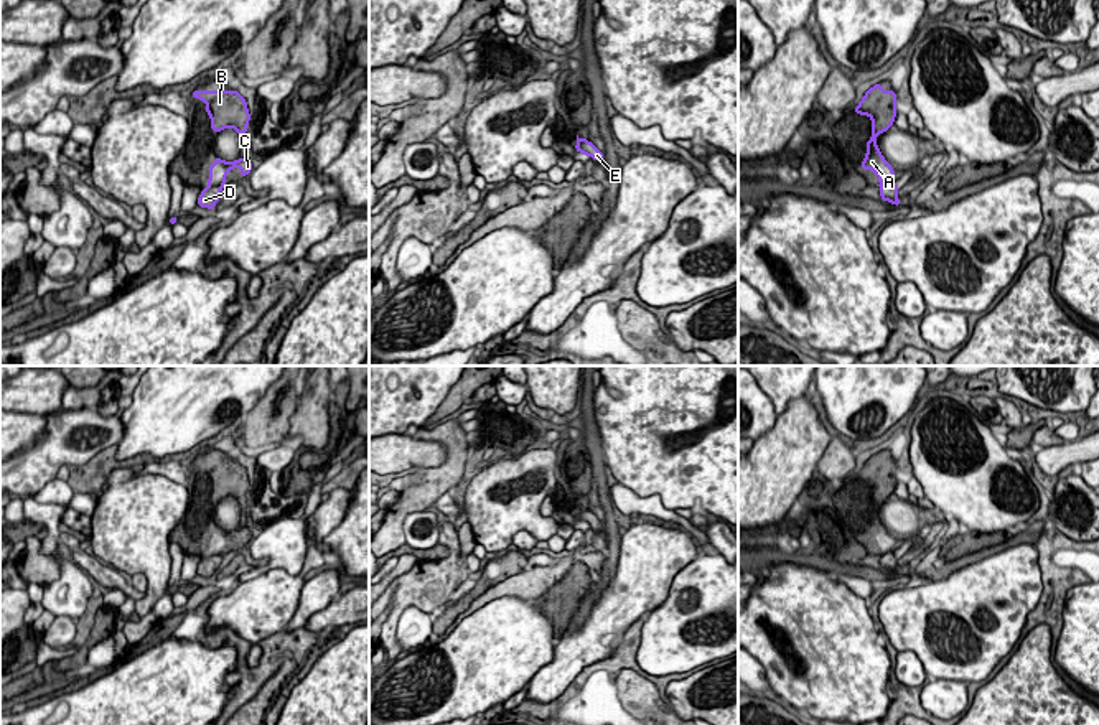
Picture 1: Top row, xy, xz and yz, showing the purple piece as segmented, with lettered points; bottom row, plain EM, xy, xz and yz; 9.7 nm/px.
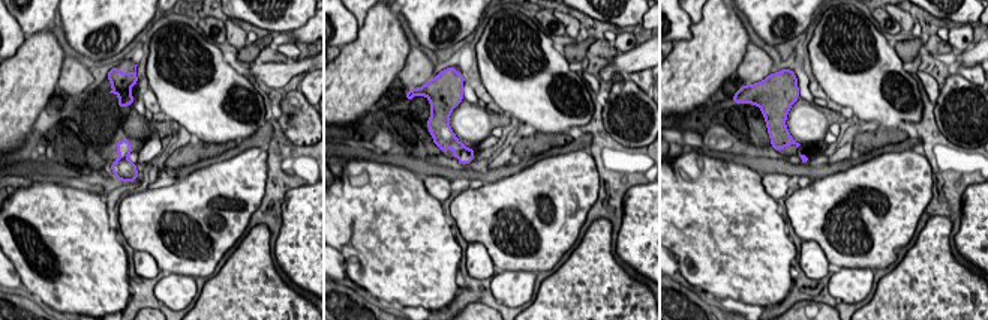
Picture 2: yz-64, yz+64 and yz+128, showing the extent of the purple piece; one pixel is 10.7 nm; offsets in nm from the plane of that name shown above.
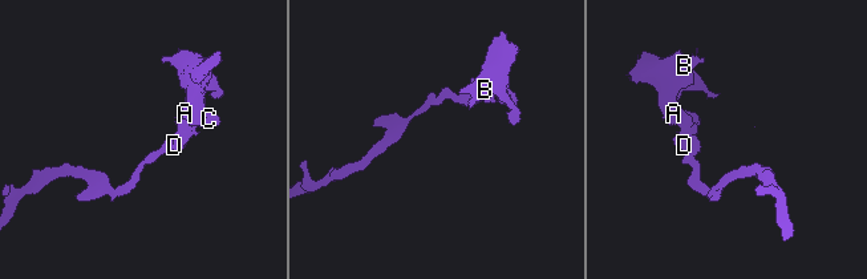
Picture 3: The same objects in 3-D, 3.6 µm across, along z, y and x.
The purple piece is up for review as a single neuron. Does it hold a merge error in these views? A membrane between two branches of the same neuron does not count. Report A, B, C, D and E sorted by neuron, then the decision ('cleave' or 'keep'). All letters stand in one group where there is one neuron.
A B C / D E | cleave

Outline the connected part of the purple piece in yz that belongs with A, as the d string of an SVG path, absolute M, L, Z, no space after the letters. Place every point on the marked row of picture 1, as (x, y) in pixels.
M882 82L870 87L853 112L860 115L868 115L872 119L872 137L865 143L867 155L860 165L860 170L872 170L878 175L880 183L877 186L885 186L895 180L895 170L880 153L875 138L886 132L896 117L896 91L883 91Z

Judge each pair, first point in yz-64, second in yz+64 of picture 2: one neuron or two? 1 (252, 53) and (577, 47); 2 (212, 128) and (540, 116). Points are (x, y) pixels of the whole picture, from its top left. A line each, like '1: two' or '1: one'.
1: one
2: one

